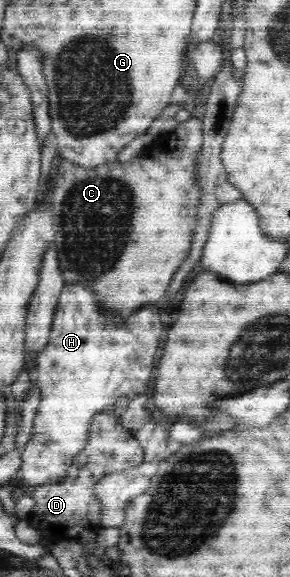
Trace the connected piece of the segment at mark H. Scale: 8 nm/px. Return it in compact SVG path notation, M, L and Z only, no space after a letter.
M65 285L61 291L59 304L53 317L49 342L36 357L35 371L37 383L42 395L42 402L32 427L32 436L26 445L22 457L22 483L35 488L45 483L52 483L66 477L67 467L74 463L74 457L86 447L90 421L98 413L110 409L124 396L149 395L154 359L158 345L164 337L166 326L160 320L159 305L150 304L140 308L127 319L108 320L101 315L101 308L96 305L96 296L88 285Z

